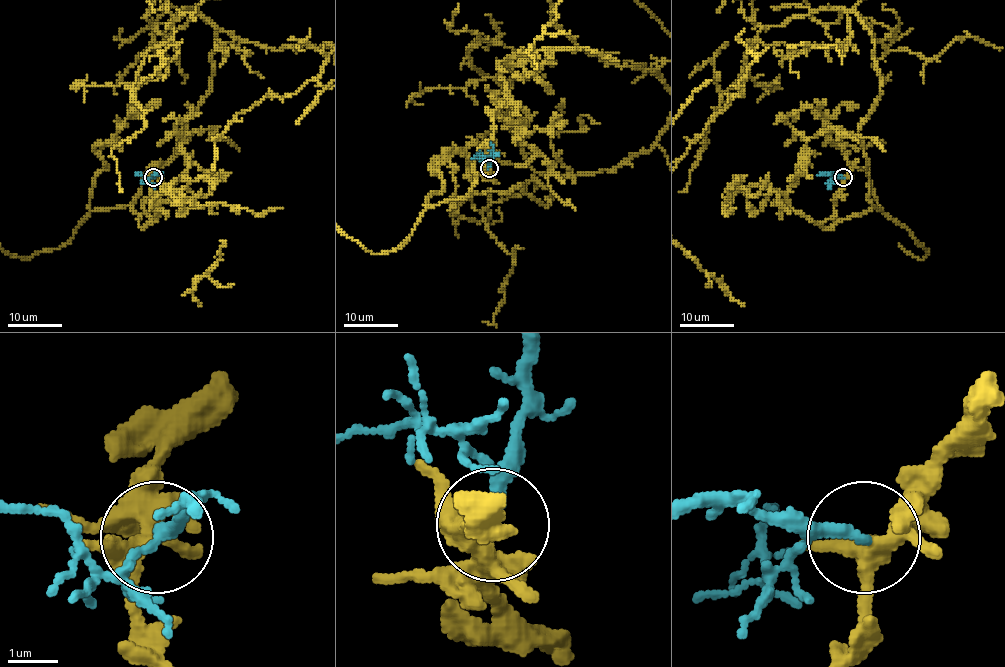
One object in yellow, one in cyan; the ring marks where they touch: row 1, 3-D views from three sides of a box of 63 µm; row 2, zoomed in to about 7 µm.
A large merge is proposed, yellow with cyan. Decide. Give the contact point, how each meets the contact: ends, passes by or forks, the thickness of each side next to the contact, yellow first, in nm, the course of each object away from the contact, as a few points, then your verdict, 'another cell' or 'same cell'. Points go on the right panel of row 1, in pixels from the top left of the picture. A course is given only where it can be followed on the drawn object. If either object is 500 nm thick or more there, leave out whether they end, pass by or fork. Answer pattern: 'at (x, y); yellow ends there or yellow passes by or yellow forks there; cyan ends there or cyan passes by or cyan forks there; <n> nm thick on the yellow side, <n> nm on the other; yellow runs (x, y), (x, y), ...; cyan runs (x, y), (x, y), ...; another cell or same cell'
at (843, 177); yellow forks there; cyan passes by; 360 nm thick on the yellow side, 180 nm on the other; yellow runs (844, 177), (825, 227), (871, 207), (880, 87), (852, 11), (844, 49), (759, 44), (691, 94); cyan runs (842, 177), (829, 173), (818, 176); another cell

